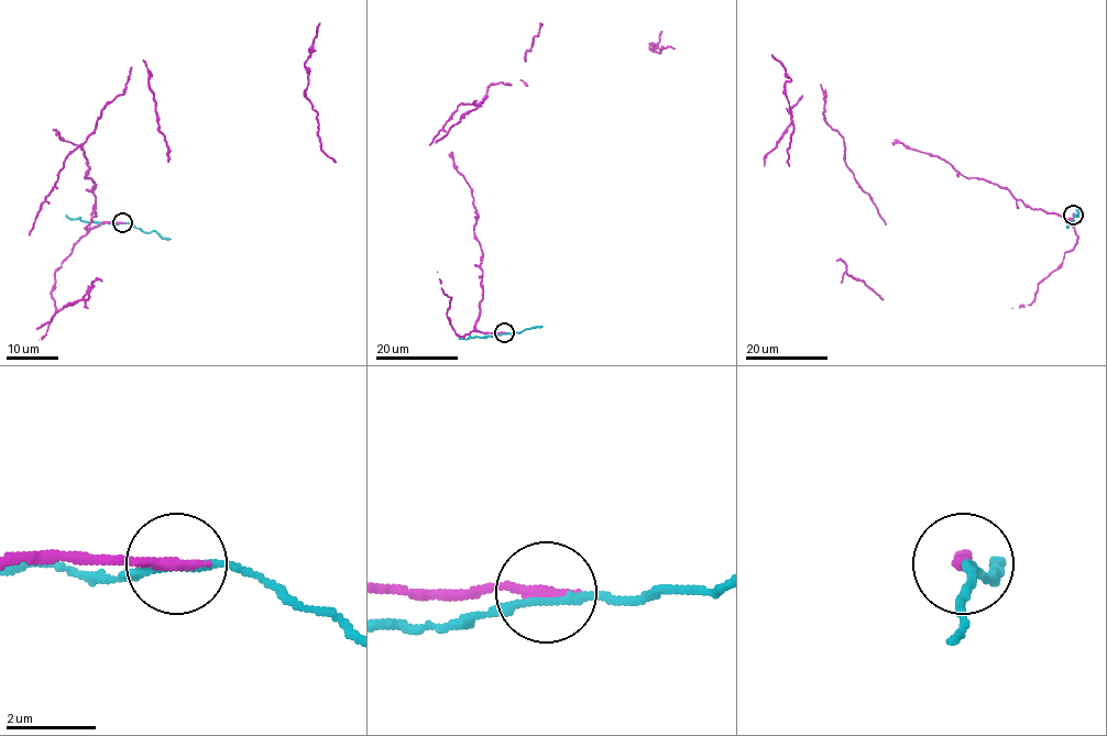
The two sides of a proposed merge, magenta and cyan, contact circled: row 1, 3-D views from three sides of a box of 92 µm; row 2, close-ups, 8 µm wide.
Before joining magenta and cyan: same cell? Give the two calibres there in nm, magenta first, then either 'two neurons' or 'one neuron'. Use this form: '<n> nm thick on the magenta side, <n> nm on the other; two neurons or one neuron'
280 nm thick on the magenta side, 150 nm on the other; two neurons

